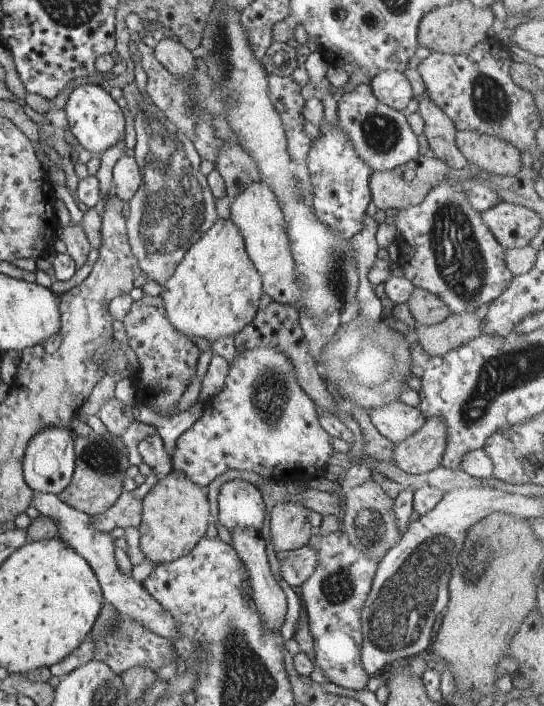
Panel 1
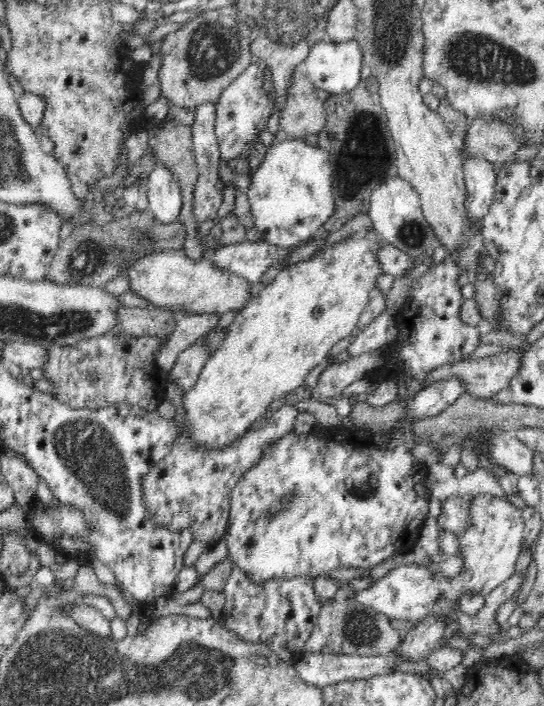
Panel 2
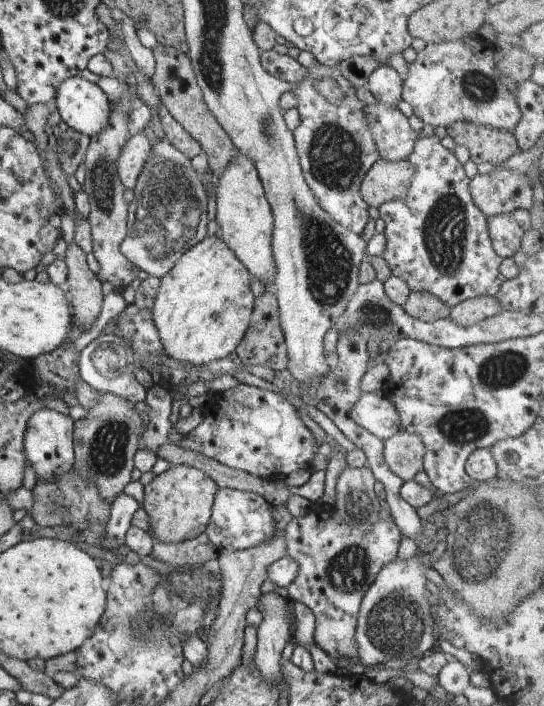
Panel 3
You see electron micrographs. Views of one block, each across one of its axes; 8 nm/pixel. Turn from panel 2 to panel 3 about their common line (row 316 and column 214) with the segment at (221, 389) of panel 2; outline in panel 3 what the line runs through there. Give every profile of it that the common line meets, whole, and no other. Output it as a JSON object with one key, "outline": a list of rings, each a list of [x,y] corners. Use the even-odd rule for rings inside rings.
{"outline":[[[207,236],[199,244],[192,246],[183,253],[182,258],[164,277],[154,298],[154,307],[151,309],[152,322],[164,346],[166,357],[186,362],[189,373],[204,371],[205,365],[214,360],[228,358],[248,330],[248,322],[254,308],[254,296],[250,289],[250,272],[228,250],[226,244],[216,236]]]}

